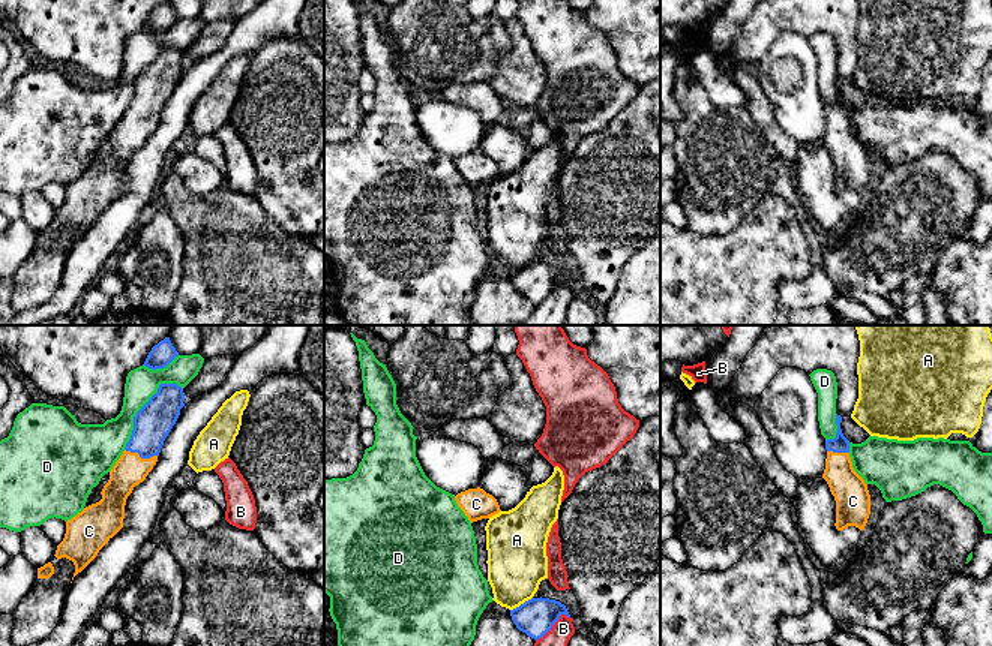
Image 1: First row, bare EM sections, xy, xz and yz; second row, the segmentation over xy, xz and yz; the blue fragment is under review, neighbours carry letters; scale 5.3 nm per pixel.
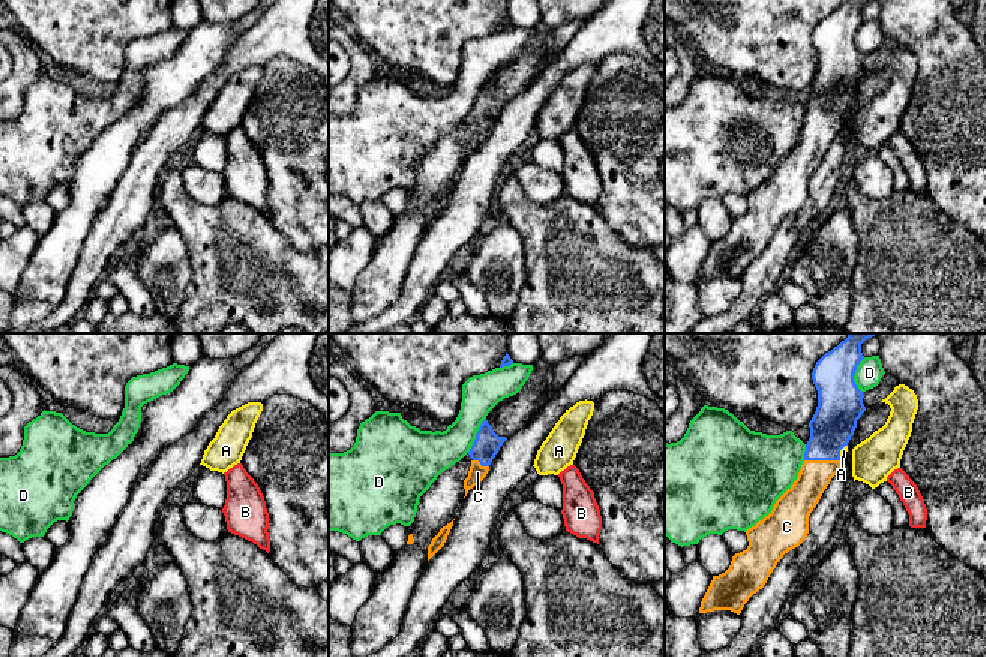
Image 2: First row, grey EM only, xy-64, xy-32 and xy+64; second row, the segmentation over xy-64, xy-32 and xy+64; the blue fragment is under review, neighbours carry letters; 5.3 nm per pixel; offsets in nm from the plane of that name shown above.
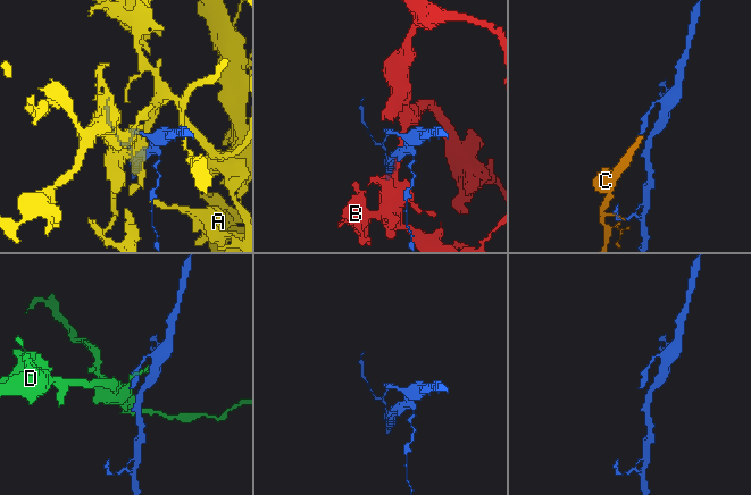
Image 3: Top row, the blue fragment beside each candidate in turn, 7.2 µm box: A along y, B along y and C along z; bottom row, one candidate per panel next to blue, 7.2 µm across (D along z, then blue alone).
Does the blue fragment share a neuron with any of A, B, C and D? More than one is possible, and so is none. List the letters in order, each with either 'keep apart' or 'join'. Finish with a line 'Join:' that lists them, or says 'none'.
A: keep apart
B: keep apart
C: join
D: keep apart
Join: C

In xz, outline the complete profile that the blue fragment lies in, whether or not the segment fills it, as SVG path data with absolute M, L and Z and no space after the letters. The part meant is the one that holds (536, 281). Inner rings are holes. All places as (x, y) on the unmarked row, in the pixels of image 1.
M531 262L519 271L510 274L510 280L516 292L525 297L528 301L539 304L561 279L570 282L564 268L549 262Z

